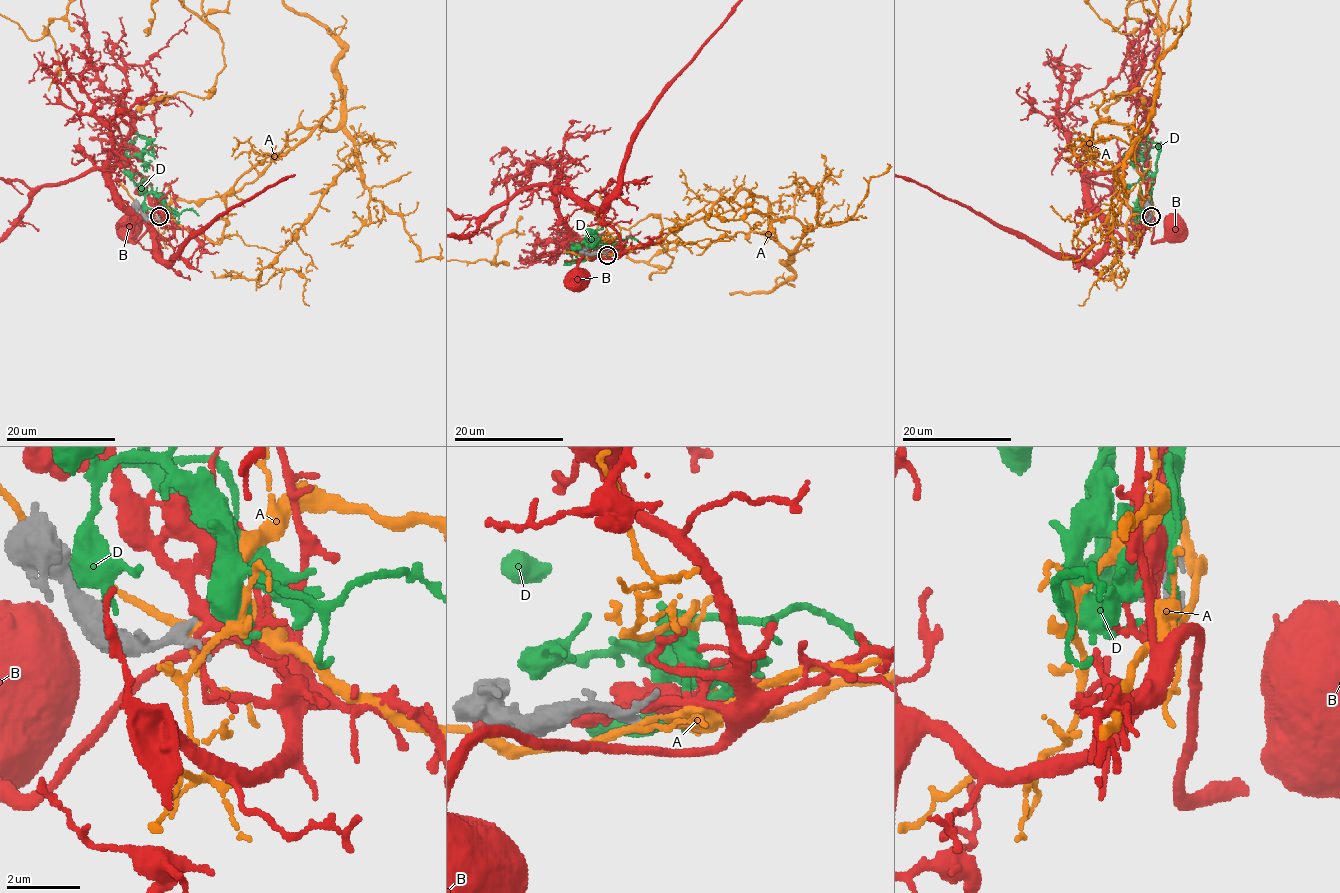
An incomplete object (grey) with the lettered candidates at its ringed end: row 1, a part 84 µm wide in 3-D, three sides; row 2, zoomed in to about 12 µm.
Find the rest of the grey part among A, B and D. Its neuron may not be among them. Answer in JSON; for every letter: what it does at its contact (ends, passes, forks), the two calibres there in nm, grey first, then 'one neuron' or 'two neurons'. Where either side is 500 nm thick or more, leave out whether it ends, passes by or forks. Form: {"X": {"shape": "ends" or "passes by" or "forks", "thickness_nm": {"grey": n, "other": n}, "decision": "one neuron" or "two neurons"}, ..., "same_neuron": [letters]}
{"A": {"shape": "forks", "thickness_nm": {"grey": 240, "other": 170}, "decision": "two neurons"}, "B": {"shape": "passes by", "thickness_nm": {"grey": 340, "other": 200}, "decision": "two neurons"}, "D": {"shape": "ends", "thickness_nm": {"grey": 200, "other": 170}, "decision": "one neuron"}, "same_neuron": ["D"]}

